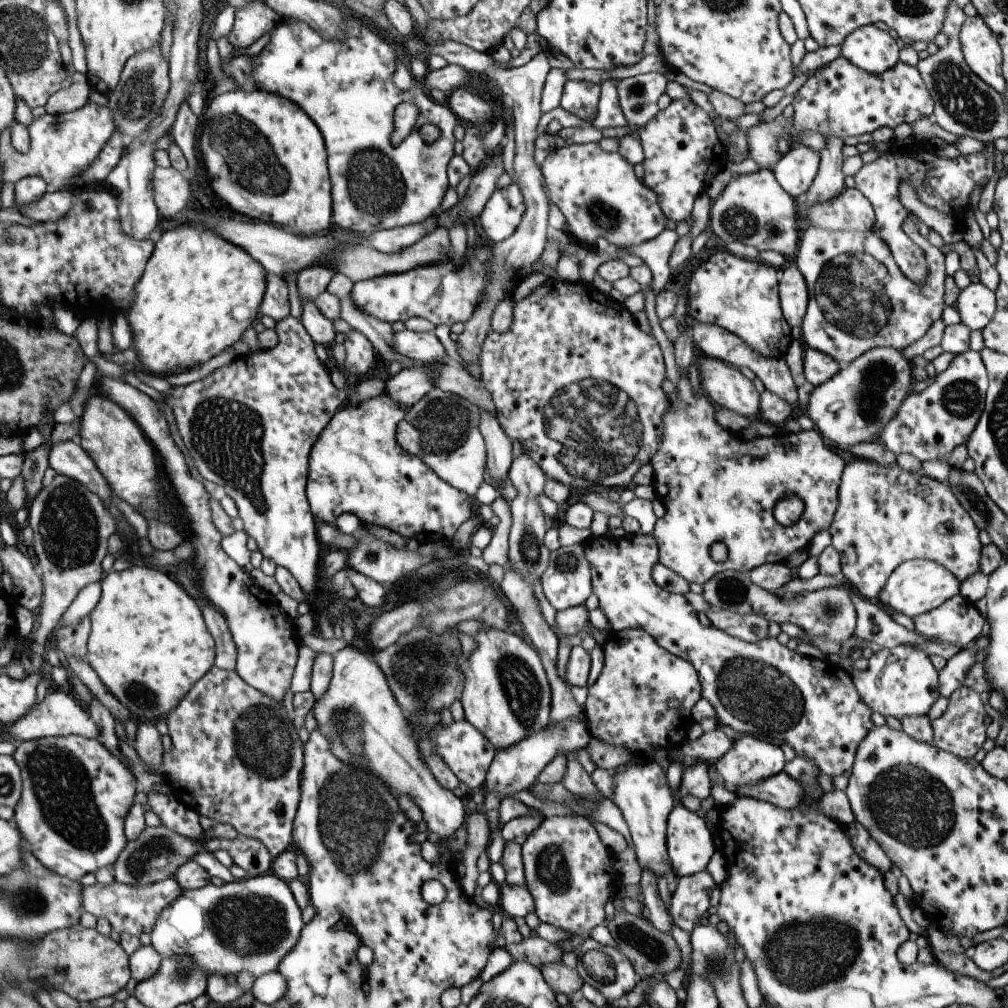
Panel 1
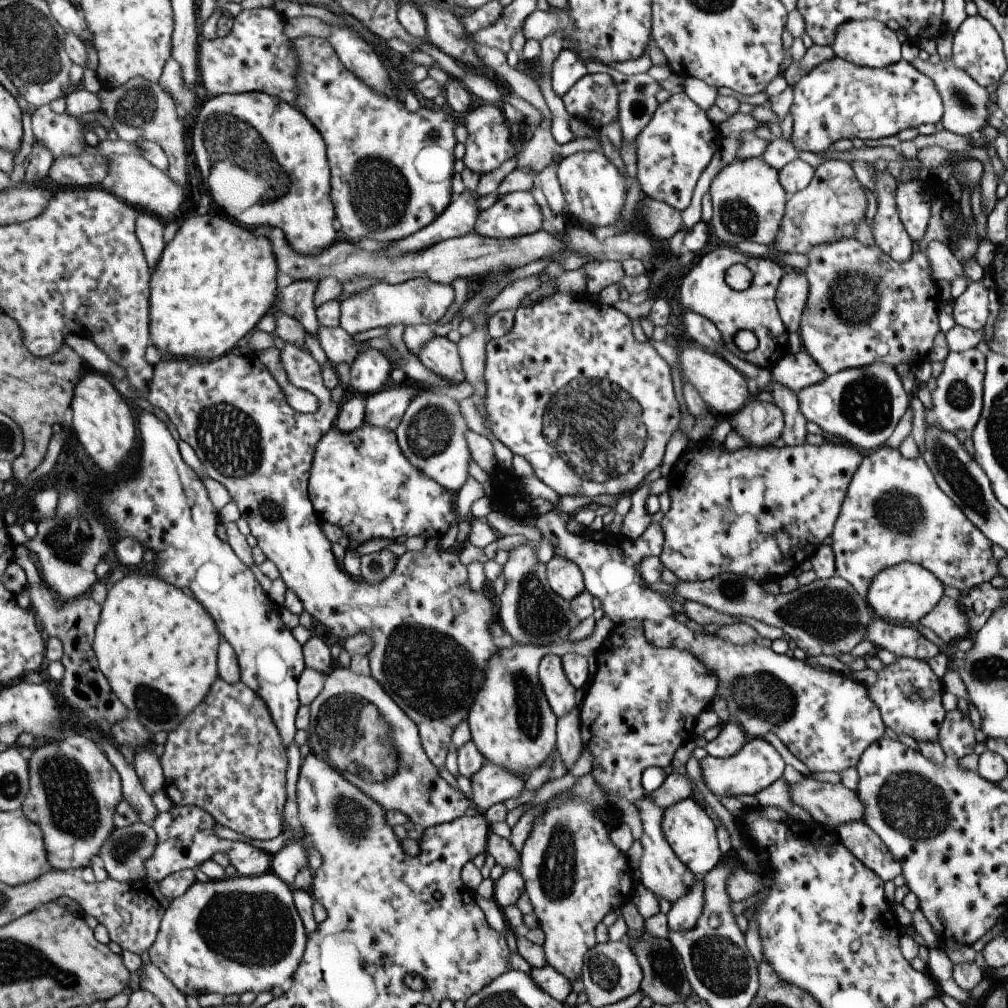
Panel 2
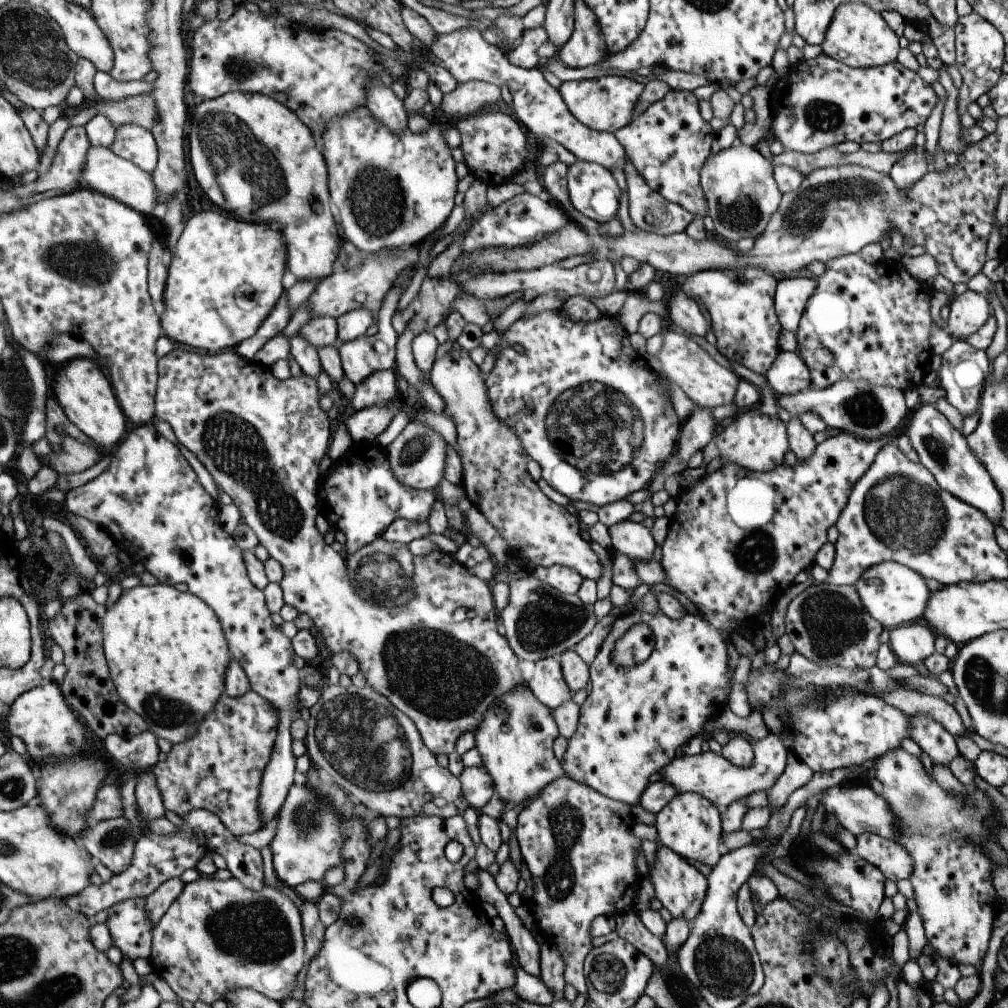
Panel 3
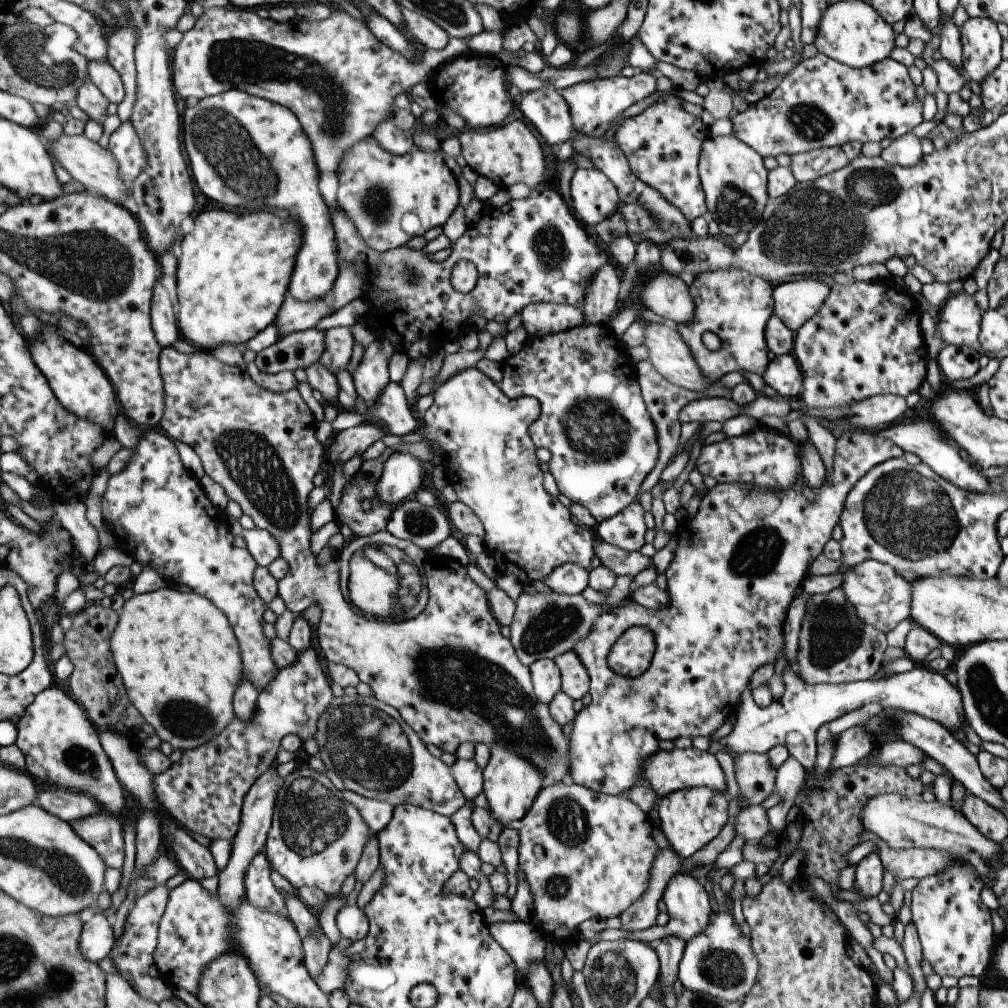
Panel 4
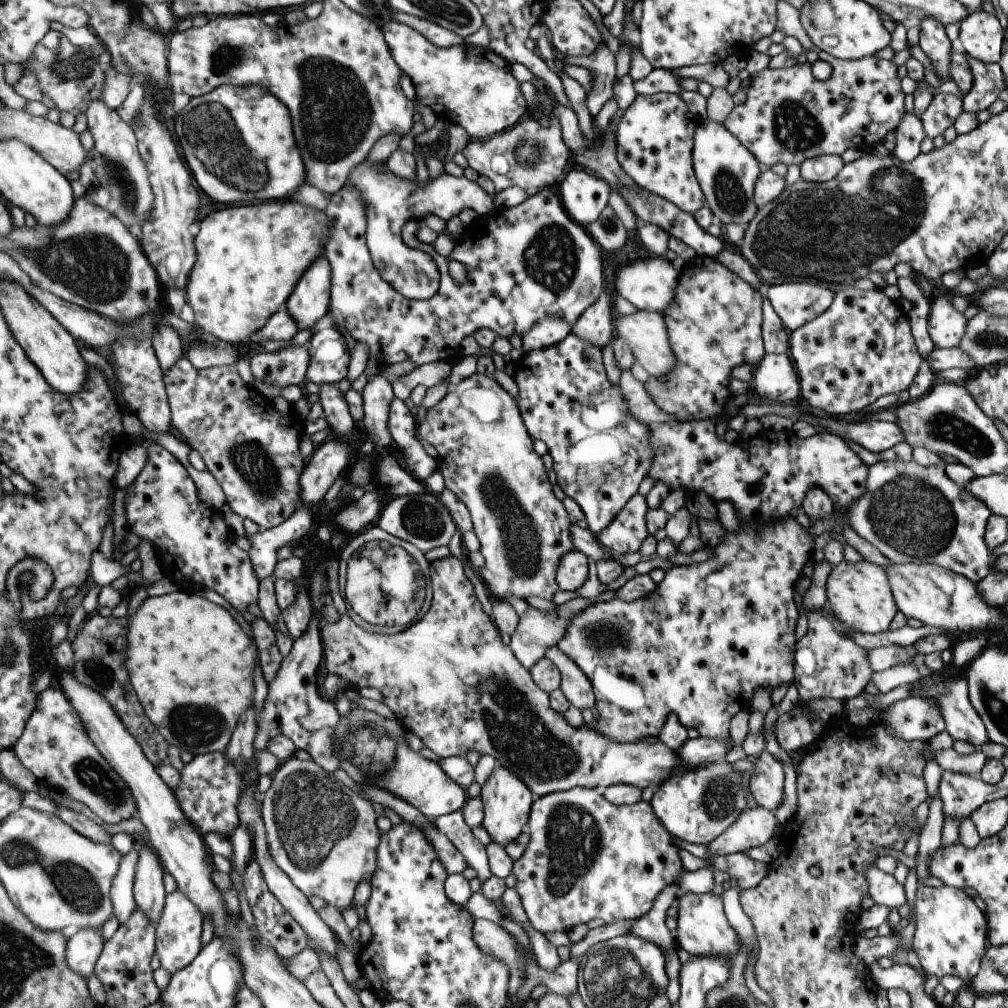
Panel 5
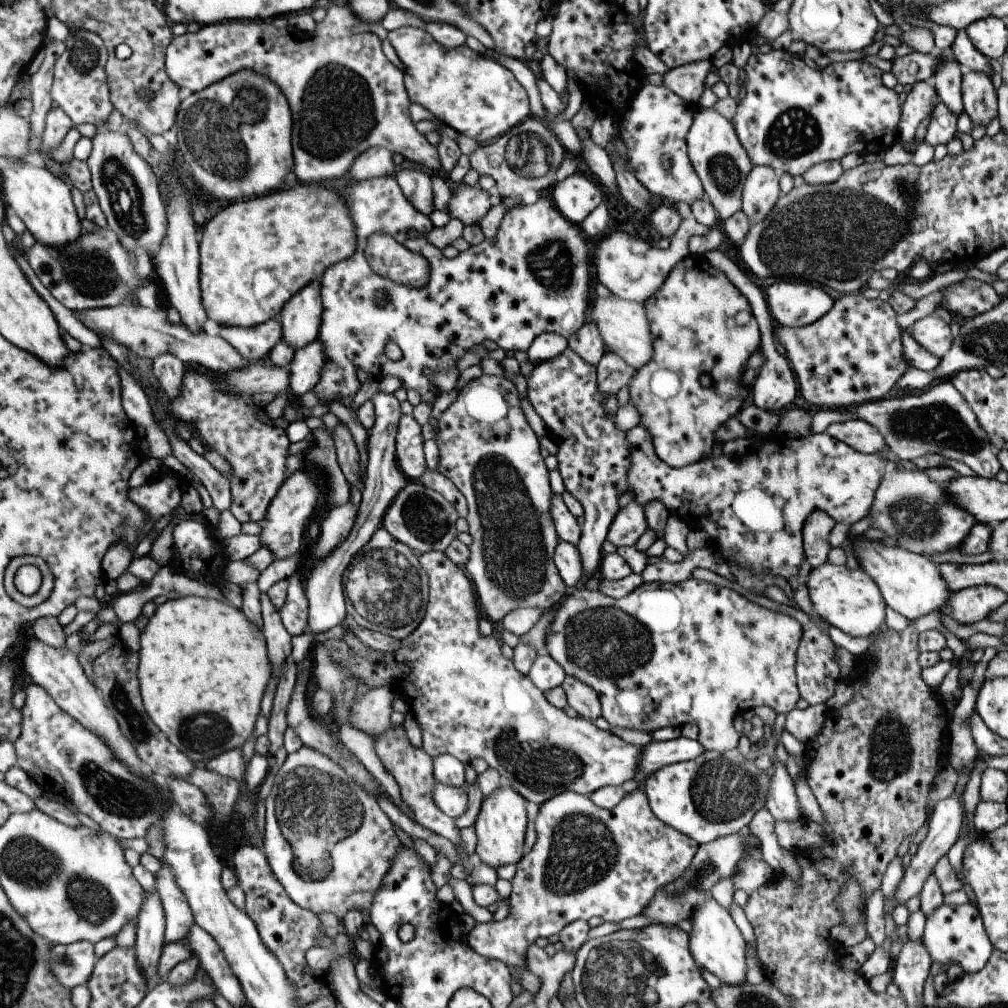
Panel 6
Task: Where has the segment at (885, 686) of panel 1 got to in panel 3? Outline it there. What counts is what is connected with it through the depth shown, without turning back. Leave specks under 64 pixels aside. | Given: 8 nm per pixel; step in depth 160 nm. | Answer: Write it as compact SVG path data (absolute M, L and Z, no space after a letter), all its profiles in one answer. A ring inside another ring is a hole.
M919 714L908 717L911 740L915 741L922 752L929 756L933 765L946 767L952 758L959 755L954 736L945 731L930 716Z

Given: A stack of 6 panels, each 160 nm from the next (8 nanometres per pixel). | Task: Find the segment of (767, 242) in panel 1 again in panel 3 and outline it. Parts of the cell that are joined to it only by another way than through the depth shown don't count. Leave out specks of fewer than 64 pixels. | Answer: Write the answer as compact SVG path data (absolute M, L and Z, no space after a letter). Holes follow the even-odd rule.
M739 143L710 154L699 169L700 187L708 206L714 233L725 240L757 238L775 212L782 193L772 175L772 166L753 146Z

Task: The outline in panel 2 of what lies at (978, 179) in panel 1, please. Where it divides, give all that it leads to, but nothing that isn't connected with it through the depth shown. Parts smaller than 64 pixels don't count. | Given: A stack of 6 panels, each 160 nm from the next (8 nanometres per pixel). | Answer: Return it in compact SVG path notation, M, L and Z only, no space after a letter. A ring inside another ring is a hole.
M874 170L877 192L876 212L873 217L872 235L874 244L895 262L905 262L911 250L911 240L898 217L894 192L897 180L886 171Z

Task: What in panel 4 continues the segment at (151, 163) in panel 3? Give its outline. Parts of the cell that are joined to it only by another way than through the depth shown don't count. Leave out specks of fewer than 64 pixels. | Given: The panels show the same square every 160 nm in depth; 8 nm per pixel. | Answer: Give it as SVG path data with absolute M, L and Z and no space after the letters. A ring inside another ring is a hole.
M129 120L122 123L109 138L109 150L114 154L120 166L120 178L131 189L134 180L147 166L148 154L144 139L140 137L134 124Z

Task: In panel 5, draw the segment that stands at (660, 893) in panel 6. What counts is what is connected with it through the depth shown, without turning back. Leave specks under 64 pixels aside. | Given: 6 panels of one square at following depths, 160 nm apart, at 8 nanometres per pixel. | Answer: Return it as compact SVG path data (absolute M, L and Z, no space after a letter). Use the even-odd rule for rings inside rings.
M757 807L746 808L738 819L727 827L719 836L716 836L706 846L706 861L735 853L743 853L753 847L765 844L774 836L778 828L777 818L774 813Z

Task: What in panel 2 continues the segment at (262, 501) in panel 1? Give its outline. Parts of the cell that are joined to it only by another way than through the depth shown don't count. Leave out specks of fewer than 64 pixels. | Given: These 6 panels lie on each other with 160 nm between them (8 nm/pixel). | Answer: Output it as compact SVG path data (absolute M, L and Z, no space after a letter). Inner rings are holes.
M285 343L283 348L279 351L280 361L289 384L316 396L318 407L313 414L295 412L295 410L286 403L281 388L275 383L273 374L271 374L269 368L267 368L255 354L251 353L236 356L232 351L211 361L181 360L177 357L165 357L161 362L155 365L154 380L150 386L149 401L157 408L161 416L168 419L168 422L176 426L180 438L195 450L196 456L199 458L200 462L204 464L203 466L207 476L222 484L229 492L232 500L239 505L242 518L247 520L251 534L256 537L257 544L263 549L267 558L275 563L280 574L280 579L284 582L286 590L293 591L293 594L302 602L302 610L309 614L309 616L312 616L313 623L319 622L329 634L333 634L333 636L336 636L338 639L346 639L347 637L359 633L366 634L371 638L372 649L369 649L369 652L366 654L370 676L379 683L383 692L386 692L389 698L391 698L391 700L415 723L423 750L429 762L437 768L444 763L453 727L457 726L461 720L466 720L468 710L474 701L475 695L484 682L484 669L486 668L488 659L498 650L487 629L489 628L489 622L494 621L495 623L496 620L494 611L491 609L491 602L489 598L486 598L481 593L481 590L473 591L472 588L469 588L466 567L459 563L457 554L447 552L447 549L440 549L439 540L441 537L426 539L421 550L406 551L398 556L396 565L391 571L391 574L375 585L370 585L361 579L354 579L340 567L340 564L335 562L335 558L333 558L333 554L331 554L331 548L329 548L329 542L327 542L327 538L321 534L321 530L319 530L319 526L317 526L317 518L315 518L312 504L309 502L309 498L307 498L307 485L316 444L319 442L319 439L333 427L333 418L335 418L335 412L337 412L337 403L333 404L333 402L331 402L329 392L327 392L325 386L321 384L319 366L313 362L313 358L309 356L309 352L299 352L294 344L289 343Z

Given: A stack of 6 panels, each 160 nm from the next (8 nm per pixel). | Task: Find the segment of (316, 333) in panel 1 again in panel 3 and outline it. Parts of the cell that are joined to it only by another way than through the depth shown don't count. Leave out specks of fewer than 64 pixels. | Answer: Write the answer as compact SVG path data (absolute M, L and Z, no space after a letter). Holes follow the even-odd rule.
M390 290L390 292L382 300L380 309L377 312L377 332L369 336L360 336L352 341L347 341L337 345L338 355L340 356L340 363L342 371L349 382L354 385L359 384L362 380L365 380L371 373L375 371L384 371L394 368L394 360L396 357L396 340L398 334L393 330L391 326L391 317L396 310L397 296L399 290Z

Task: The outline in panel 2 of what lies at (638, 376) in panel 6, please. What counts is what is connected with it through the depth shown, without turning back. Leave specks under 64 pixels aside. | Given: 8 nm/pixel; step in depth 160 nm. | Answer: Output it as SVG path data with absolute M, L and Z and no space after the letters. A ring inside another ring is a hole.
M717 248L705 254L699 254L689 266L679 286L680 298L684 311L691 311L708 318L721 335L723 346L734 355L739 354L733 344L733 335L738 330L750 330L757 339L757 346L748 353L741 353L741 360L770 371L775 362L789 353L787 334L781 322L774 301L775 289L779 279L784 275L783 266L770 259L746 257L733 248ZM741 263L752 274L751 284L742 291L734 291L723 280L725 270L733 264Z

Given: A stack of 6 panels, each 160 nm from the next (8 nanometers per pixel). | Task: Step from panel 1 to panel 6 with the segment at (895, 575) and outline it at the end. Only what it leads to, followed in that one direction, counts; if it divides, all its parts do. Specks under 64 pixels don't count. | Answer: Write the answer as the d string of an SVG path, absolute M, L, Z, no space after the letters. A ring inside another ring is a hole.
M825 561L810 569L805 584L813 613L841 632L849 636L869 636L884 624L886 604L877 585L860 568L849 570Z

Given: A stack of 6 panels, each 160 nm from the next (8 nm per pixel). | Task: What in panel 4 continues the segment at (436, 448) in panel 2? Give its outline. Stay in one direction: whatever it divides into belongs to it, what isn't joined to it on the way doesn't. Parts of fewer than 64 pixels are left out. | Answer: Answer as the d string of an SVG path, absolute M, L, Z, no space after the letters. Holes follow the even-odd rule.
M395 451L383 463L381 476L374 484L374 493L381 503L396 506L412 498L421 488L420 461L409 453Z

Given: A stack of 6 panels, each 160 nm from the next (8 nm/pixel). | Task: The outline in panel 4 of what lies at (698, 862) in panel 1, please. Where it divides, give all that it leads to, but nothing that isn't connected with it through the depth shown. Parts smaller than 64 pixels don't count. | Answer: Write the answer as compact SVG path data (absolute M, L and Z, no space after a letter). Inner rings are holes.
M707 787L681 789L662 796L657 804L660 830L673 851L686 859L719 834L728 819L729 797Z

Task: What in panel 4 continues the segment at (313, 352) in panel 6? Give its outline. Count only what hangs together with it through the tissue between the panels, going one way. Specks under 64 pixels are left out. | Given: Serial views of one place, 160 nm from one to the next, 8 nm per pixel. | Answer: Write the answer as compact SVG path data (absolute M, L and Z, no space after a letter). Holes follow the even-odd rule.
M332 327L323 333L323 350L317 362L336 375L345 370L351 358L353 338L349 327Z

